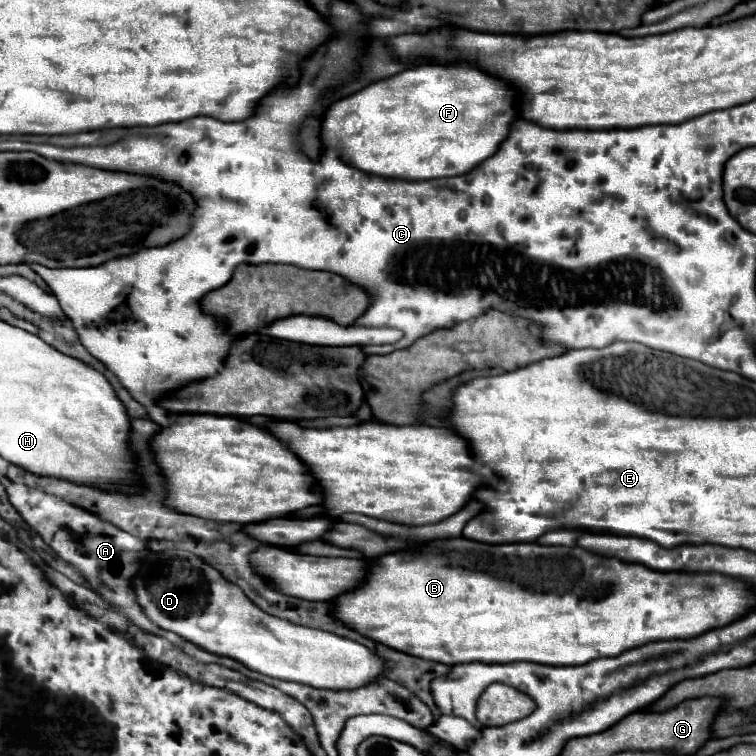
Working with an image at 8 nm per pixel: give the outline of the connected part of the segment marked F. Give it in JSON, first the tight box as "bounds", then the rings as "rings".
{"bounds":[320,63,518,181],"rings":[[[464,63],[446,65],[446,67],[442,67],[442,65],[418,65],[418,67],[412,67],[412,69],[404,69],[404,71],[392,75],[388,79],[374,81],[368,87],[334,101],[328,107],[328,111],[324,113],[324,121],[322,121],[322,127],[320,127],[320,143],[322,143],[322,149],[326,153],[328,151],[336,153],[344,163],[352,165],[354,169],[358,169],[366,175],[378,175],[382,179],[404,179],[404,181],[428,181],[428,179],[438,179],[438,177],[456,177],[456,175],[468,173],[482,159],[488,159],[498,149],[500,141],[504,141],[504,137],[508,135],[508,125],[518,117],[516,109],[514,109],[514,95],[516,93],[512,91],[512,87],[504,85],[500,79],[484,75],[484,71],[478,71],[478,69],[464,65]]]}

